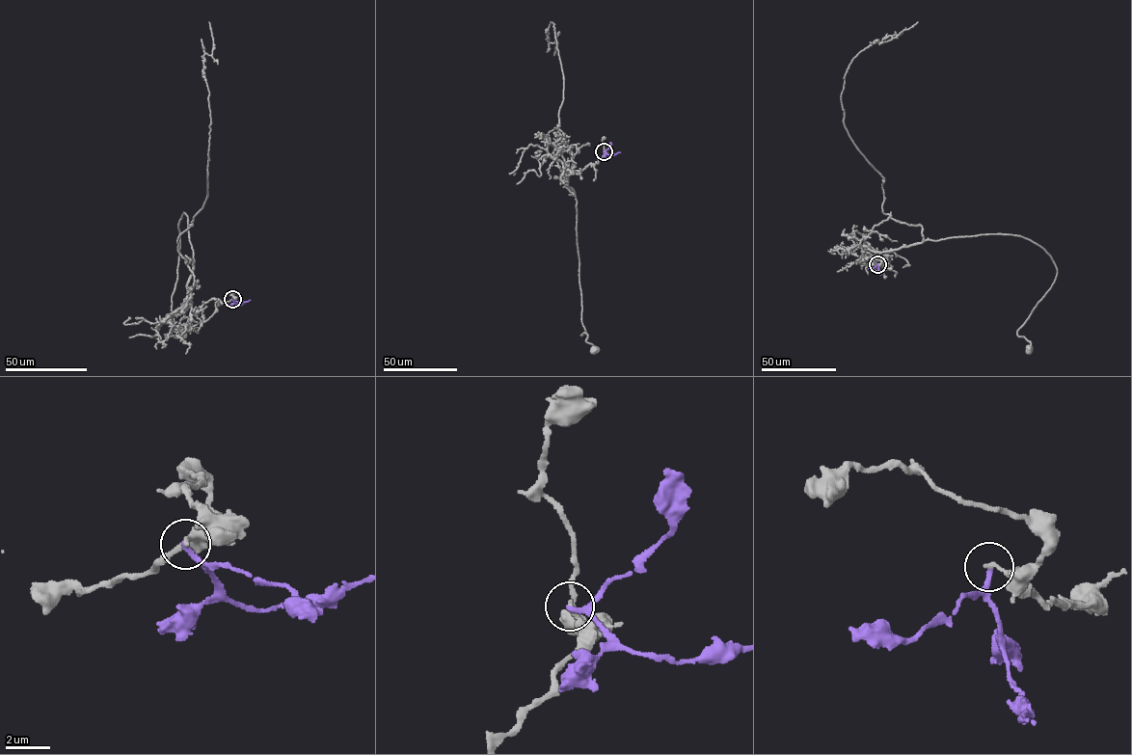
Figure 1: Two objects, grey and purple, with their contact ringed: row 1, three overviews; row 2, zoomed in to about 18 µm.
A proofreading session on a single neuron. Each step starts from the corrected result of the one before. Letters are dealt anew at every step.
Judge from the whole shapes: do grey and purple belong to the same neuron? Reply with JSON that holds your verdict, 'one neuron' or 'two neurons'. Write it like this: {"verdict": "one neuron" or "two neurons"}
{"verdict": "two neurons"}

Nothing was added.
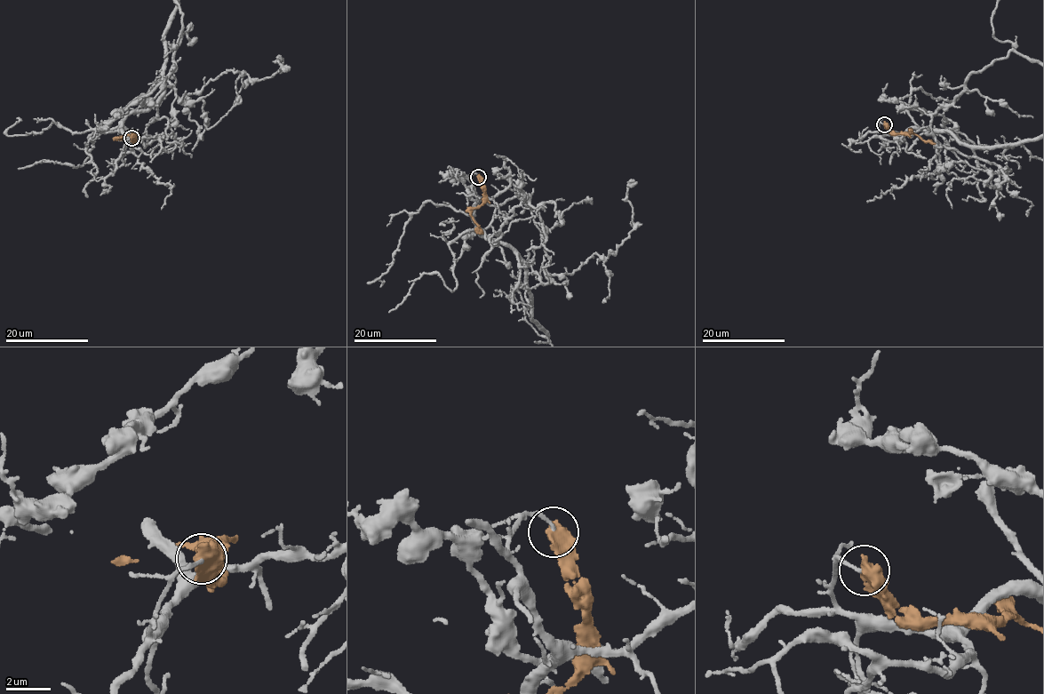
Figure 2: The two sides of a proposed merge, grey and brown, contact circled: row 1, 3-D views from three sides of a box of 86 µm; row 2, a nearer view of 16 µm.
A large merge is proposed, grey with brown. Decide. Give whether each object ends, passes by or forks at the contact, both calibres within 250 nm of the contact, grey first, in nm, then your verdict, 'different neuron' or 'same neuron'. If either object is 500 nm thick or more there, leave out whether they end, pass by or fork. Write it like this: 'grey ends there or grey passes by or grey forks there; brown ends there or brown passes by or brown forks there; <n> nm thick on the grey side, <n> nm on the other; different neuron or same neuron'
150 nm thick on the grey side, 750 nm on the other; different neuron

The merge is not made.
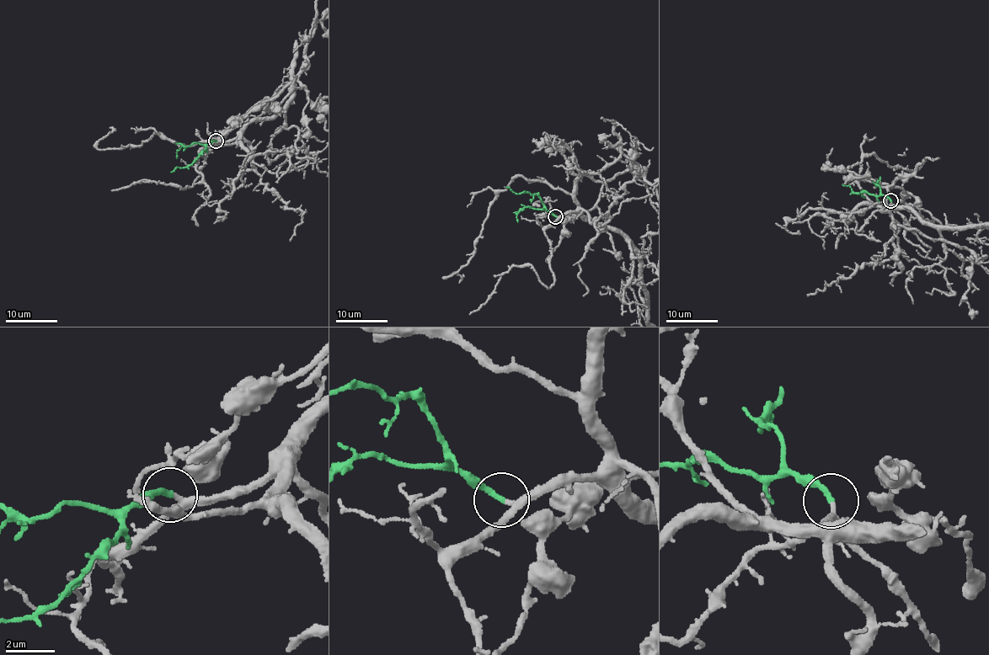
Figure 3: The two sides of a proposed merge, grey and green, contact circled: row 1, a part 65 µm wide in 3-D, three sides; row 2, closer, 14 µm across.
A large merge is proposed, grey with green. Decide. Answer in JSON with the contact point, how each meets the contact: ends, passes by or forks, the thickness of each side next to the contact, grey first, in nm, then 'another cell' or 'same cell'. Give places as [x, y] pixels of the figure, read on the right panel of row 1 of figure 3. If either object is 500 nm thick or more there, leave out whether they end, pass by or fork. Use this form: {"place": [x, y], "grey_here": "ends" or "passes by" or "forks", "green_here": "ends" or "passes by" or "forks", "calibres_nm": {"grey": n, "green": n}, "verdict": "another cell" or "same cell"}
{"place": [890, 200], "grey_here": "passes by", "green_here": "ends", "calibres_nm": {"grey": 240, "green": 240}, "verdict": "same cell"}

